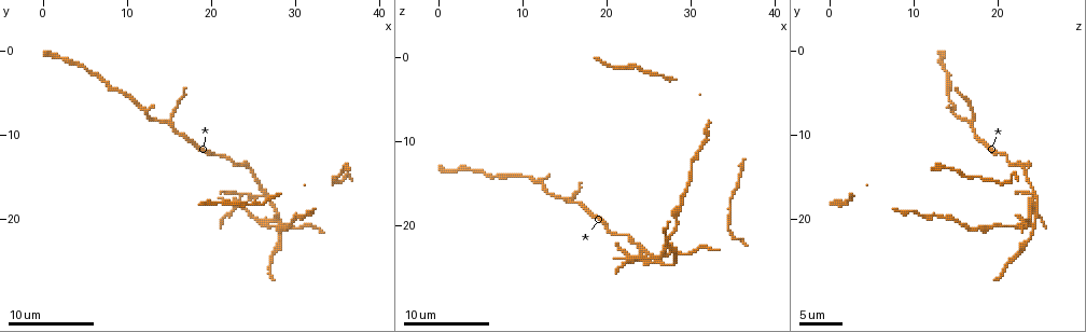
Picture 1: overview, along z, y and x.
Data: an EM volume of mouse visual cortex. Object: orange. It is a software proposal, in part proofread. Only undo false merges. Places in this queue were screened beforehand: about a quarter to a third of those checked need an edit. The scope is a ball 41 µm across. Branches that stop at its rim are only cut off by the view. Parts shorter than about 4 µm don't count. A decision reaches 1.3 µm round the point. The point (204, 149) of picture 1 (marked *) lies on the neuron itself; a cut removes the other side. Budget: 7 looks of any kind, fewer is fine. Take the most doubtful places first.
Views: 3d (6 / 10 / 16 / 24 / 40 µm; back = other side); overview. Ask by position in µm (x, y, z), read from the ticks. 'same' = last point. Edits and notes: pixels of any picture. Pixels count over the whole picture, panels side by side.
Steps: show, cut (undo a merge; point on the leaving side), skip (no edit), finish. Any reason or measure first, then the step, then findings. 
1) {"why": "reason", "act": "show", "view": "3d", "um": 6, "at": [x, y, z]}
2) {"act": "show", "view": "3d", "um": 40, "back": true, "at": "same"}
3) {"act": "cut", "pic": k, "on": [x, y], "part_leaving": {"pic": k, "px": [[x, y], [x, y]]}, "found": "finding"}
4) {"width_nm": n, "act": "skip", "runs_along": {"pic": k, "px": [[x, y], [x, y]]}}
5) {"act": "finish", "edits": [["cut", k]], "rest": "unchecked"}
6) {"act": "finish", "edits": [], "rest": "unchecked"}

{"why": "looks like a crossing", "act": "show", "view": "3d", "um": 10, "at": [23.2, 18.4, 24.2]}

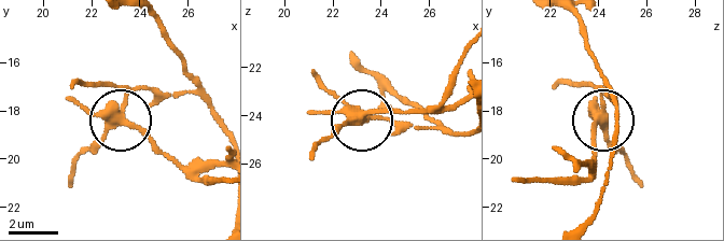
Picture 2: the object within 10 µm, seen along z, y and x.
{"arms": 4, "act": "cut", "pic": 2, "on": [139, 128], "found": "two neurons meet here"}

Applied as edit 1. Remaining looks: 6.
{"why": "three-way junction", "act": "show", "view": "3d", "um": 10, "at": [15.2, 8.2, 16.8]}

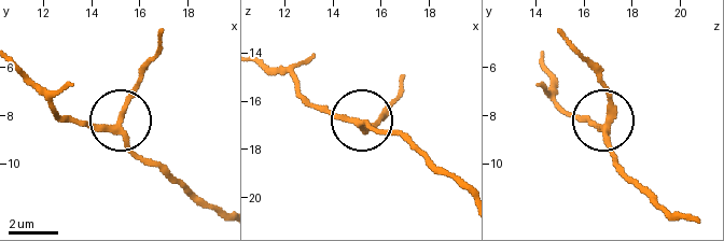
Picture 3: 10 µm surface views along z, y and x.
{"side_arm_um": 5, "act": "skip", "runs_along": {"pic": 3, "px": [[211, 203], [189, 197], [129, 141], [121, 111], [143, 69]]}, "found": "one neuron here"}

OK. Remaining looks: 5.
{"why": "calibre changes", "act": "show", "view": "3d", "um": 16, "at": [9.2, 4.8, 14.0]}

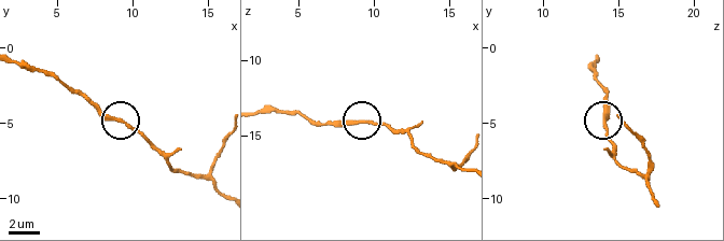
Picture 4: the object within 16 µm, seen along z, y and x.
{"why": "zoom in", "act": "show", "view": "3d", "um": 6, "at": [9.2, 4.6, 14.2]}

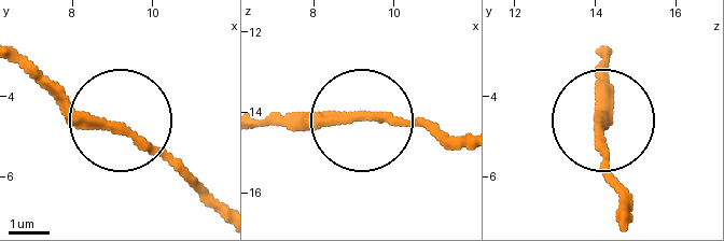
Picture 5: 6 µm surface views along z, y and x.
{"act": "skip", "found": "continuous, no second neuron"}

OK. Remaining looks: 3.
{"why": "sudden change in width", "act": "show", "view": "3d", "um": 10, "at": [20.8, 12.4, 21.0]}

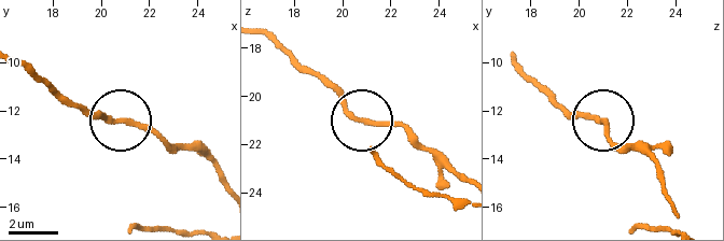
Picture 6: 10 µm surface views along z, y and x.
{"why": "zoom in", "act": "show", "view": "3d", "um": 6, "at": [20.5, 12.4, 20.9]}

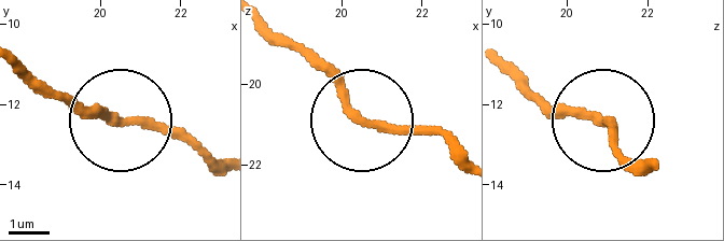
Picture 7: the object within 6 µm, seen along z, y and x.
{"width_nm": 210, "act": "skip", "runs_along": {"pic": 7, "px": [[66, 94], [186, 135], [213, 158]]}, "found": "one neuron here"}

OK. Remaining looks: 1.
{"act": "finish", "edits": [["cut", 2]], "rest": "unchecked"}

